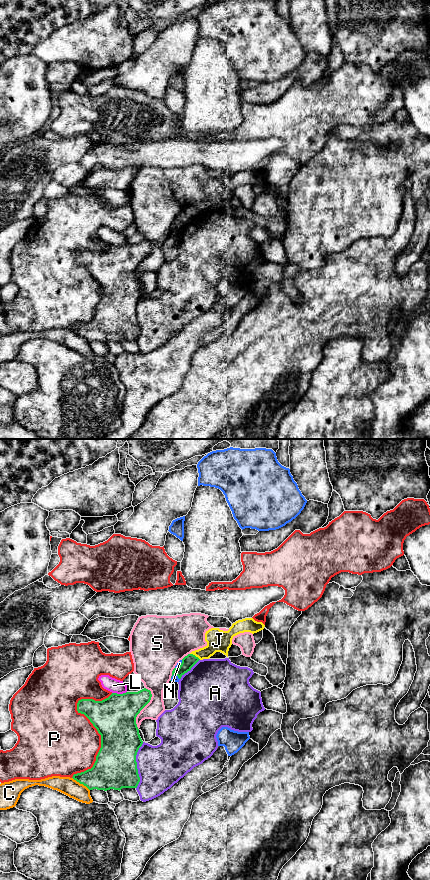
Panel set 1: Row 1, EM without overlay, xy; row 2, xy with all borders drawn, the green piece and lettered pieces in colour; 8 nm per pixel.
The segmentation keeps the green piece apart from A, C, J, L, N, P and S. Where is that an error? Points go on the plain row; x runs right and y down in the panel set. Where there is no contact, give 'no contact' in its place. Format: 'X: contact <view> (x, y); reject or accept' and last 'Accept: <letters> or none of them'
A: contact xy (136, 317); reject
C: contact xy (81, 335); reject
J: contact xy (194, 207); reject
L: contact xy (119, 246); reject
N: contact xy (180, 217); reject
P: contact xy (93, 277); reject
S: contact xy (143, 259); reject
Accept: none of them

